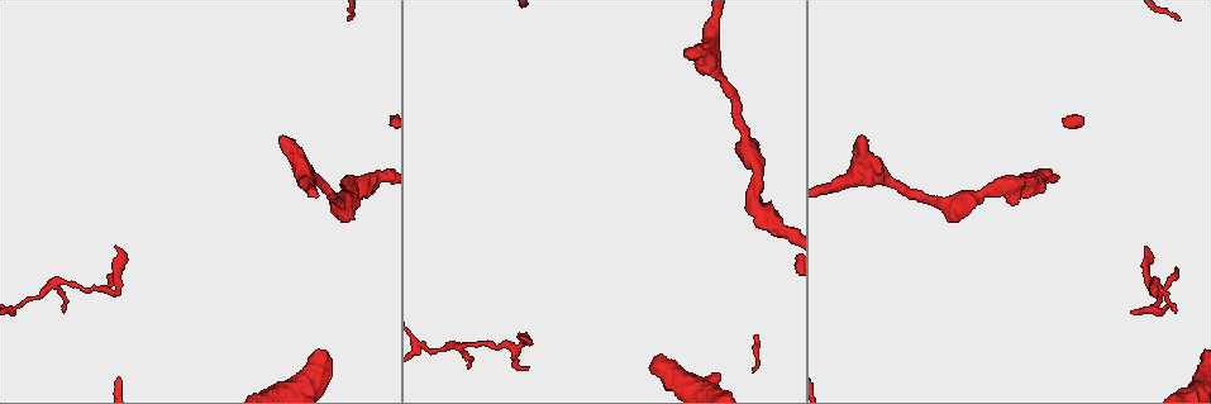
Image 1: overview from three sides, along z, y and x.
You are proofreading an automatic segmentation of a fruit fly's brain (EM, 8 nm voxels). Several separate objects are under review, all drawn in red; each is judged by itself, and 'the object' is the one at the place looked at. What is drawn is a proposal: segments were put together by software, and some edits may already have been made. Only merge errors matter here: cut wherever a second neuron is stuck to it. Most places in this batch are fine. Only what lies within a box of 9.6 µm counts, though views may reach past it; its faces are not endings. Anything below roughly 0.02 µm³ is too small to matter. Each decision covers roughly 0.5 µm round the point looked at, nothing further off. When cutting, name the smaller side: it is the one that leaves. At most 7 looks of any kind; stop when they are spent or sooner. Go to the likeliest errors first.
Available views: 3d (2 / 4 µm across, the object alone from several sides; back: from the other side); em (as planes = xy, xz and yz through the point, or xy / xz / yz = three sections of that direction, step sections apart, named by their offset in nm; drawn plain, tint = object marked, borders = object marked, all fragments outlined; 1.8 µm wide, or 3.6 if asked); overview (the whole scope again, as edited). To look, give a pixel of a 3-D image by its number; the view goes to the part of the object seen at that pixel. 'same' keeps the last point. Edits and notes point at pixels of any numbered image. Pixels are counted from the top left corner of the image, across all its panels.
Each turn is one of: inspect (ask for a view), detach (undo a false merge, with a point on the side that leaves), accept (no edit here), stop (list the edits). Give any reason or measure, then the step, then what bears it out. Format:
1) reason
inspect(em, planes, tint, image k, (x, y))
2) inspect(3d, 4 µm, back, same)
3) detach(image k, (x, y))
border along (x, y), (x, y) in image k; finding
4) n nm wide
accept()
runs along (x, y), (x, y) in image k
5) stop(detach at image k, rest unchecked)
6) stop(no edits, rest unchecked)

three-way junction
inspect(3d, 4 µm, image 1, (435, 348))

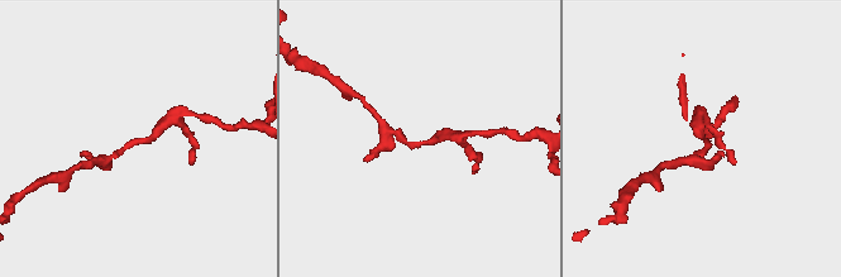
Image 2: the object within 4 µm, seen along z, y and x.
3 arms
inspect(em, planes, tint, image 2, (415, 144))

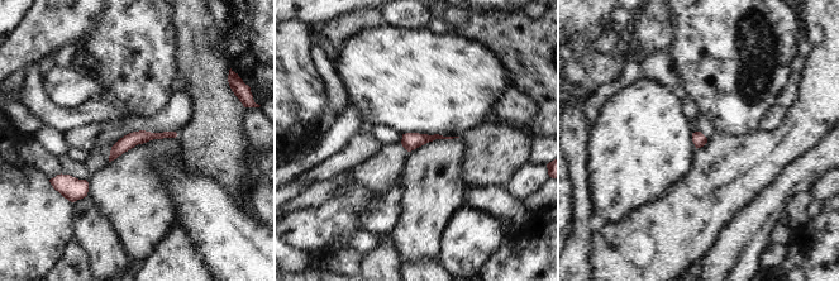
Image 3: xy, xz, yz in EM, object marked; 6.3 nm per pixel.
90 nm wide
accept()
continuous, no second neuron

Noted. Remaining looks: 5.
three arms meet
inspect(3d, 2 µm, back, image 1, (712, 65))

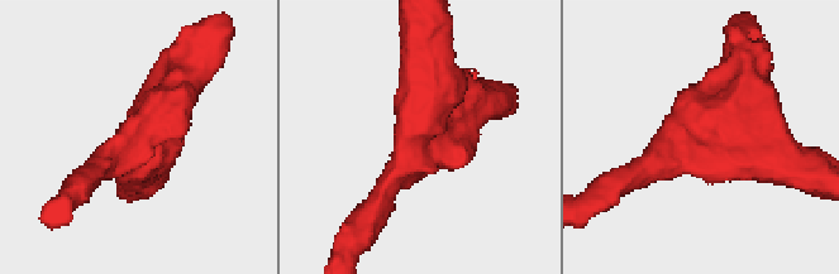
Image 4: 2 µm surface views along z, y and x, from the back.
inspect(em, xy, step 16, tint, image 4, (428, 137))

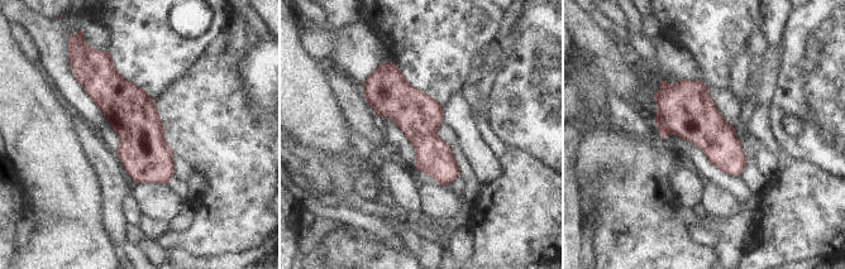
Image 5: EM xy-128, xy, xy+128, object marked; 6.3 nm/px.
300 nm wide
accept()
all the same neuron

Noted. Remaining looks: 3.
narrows sharply
inspect(em, 3.6 µm, planes, tint, image 1, (347, 185))

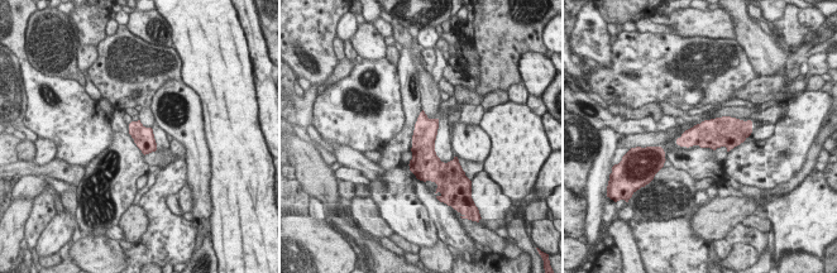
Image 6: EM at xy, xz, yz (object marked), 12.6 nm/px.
accept()
continuous, no second neuron

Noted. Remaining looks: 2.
stop(no edits, rest unchecked)

